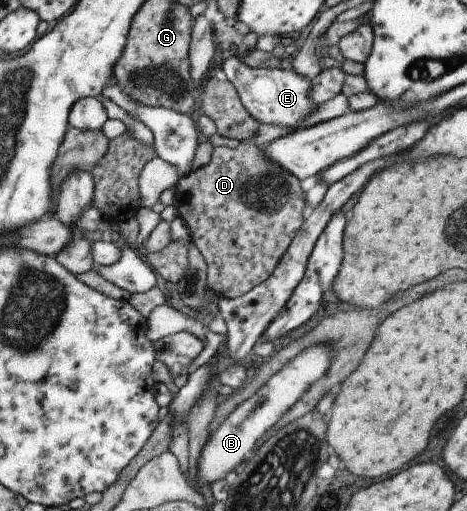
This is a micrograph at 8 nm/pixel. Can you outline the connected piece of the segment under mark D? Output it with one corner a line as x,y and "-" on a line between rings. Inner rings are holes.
240,143
233,149
216,146
207,164
179,177
174,185
179,200
176,206
181,210
192,243
206,263
206,285
216,295
226,299
240,297
272,273
304,219
305,195
298,181
270,161
262,147

